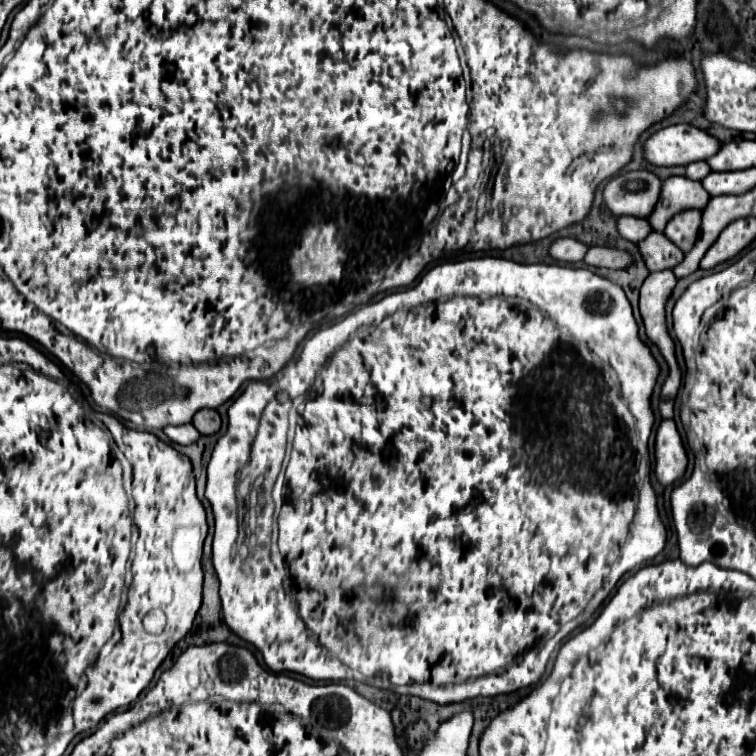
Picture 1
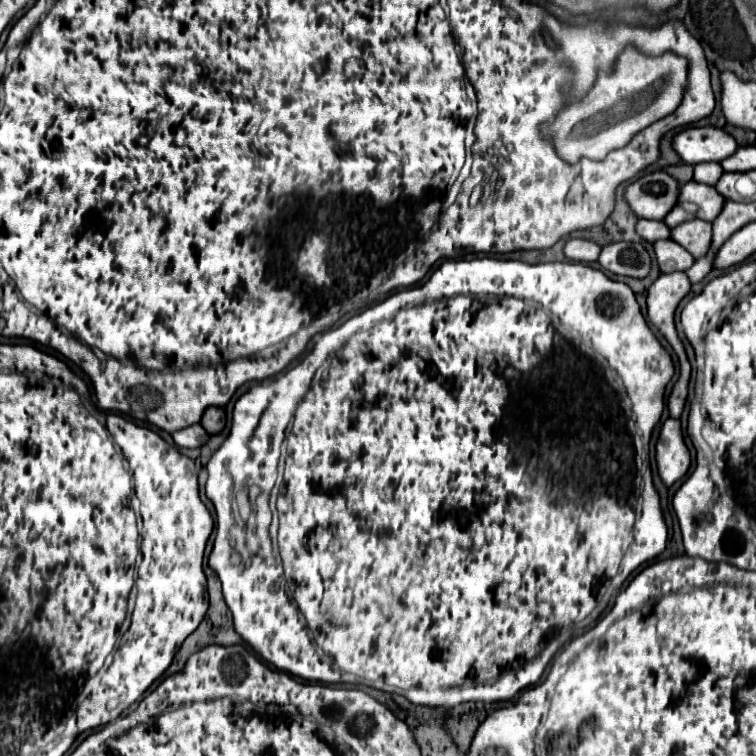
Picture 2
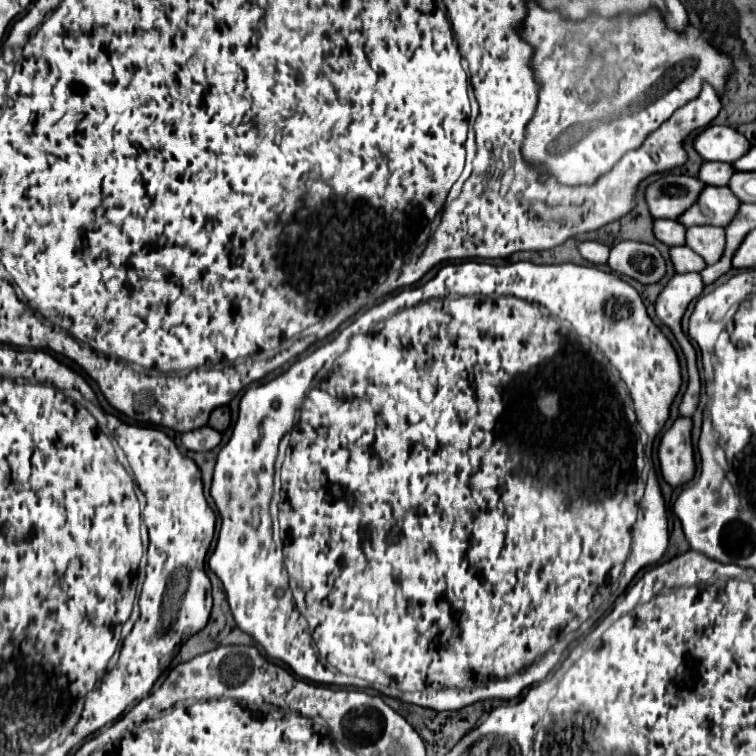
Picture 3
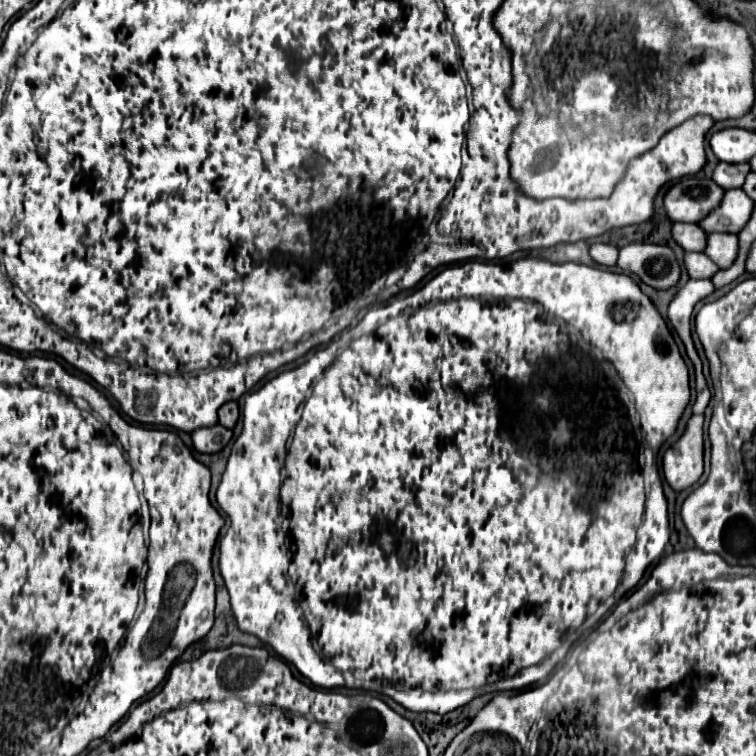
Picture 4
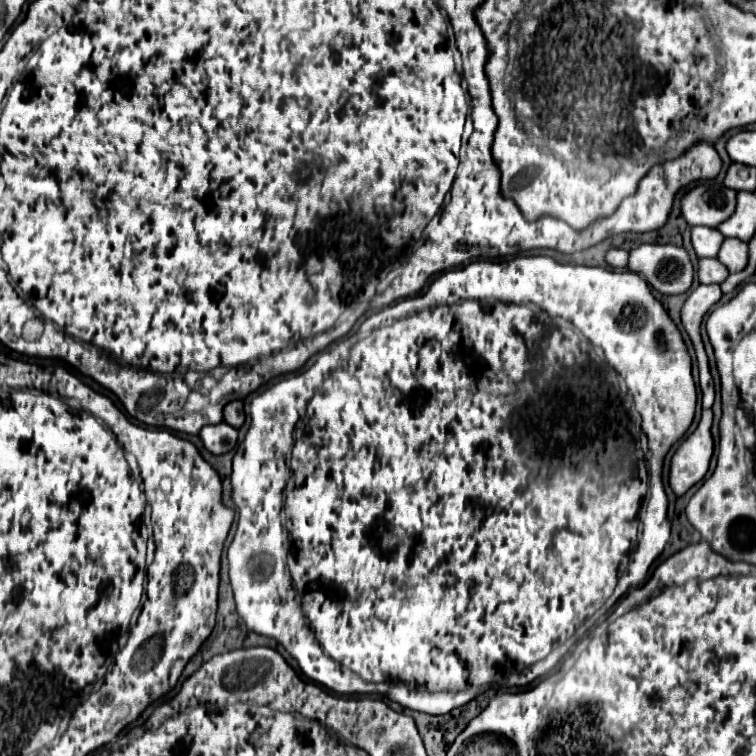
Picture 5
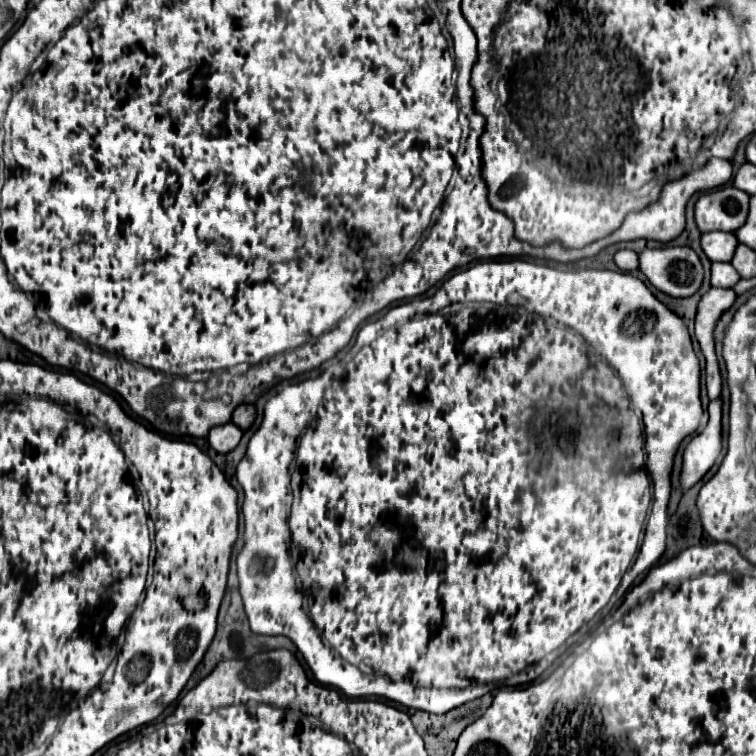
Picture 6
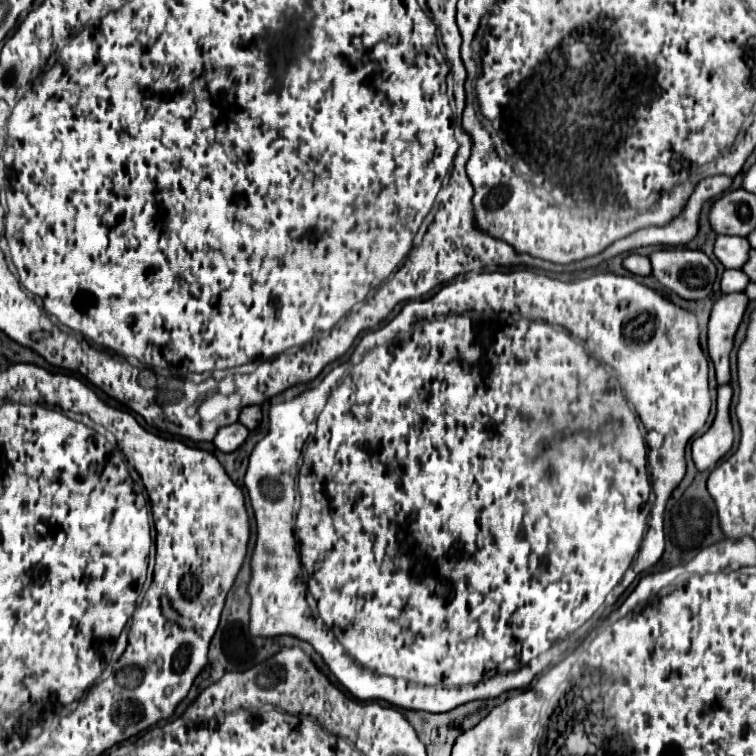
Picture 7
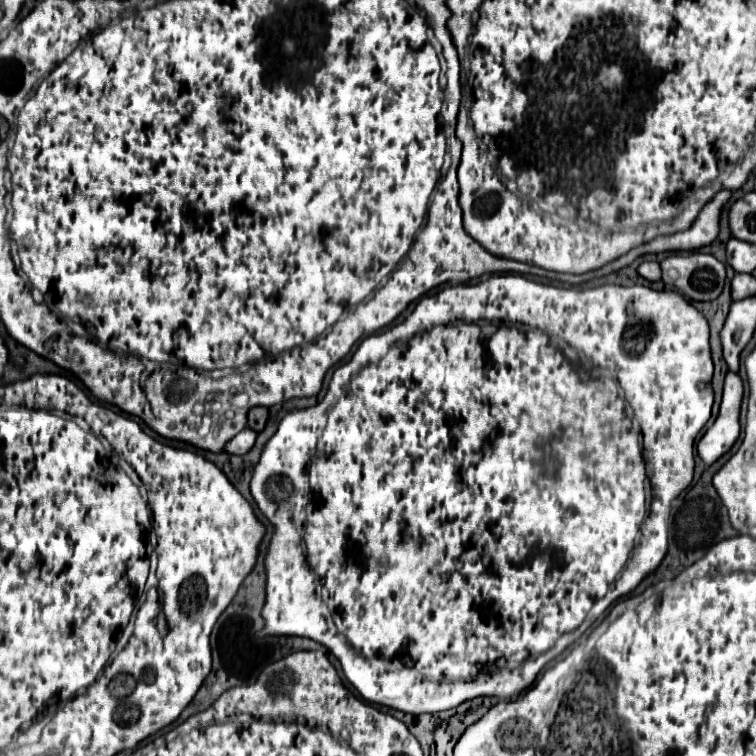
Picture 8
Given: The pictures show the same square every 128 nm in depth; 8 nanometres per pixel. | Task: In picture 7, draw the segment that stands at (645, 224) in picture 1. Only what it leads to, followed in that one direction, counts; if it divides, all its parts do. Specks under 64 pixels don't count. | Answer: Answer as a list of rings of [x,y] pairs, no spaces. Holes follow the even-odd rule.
[[[718,236],[714,244],[714,254],[726,268],[742,268],[748,262],[750,250],[748,238],[740,236]]]

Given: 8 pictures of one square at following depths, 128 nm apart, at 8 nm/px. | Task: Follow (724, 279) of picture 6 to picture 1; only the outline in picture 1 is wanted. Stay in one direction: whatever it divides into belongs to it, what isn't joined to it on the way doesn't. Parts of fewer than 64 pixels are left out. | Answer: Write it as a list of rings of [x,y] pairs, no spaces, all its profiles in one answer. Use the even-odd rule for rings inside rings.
[[[652,232],[638,246],[640,246],[640,252],[642,252],[650,272],[674,268],[676,264],[680,264],[684,260],[684,252],[660,232]]]

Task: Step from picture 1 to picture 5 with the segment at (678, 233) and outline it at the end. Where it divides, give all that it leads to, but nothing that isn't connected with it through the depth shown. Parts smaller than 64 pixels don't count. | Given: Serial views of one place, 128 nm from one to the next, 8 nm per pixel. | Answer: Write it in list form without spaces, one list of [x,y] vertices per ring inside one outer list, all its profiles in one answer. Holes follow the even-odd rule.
[[[726,238],[720,252],[718,252],[718,260],[734,274],[734,272],[742,272],[742,268],[746,268],[748,264],[748,244],[744,244],[742,240],[732,240]]]

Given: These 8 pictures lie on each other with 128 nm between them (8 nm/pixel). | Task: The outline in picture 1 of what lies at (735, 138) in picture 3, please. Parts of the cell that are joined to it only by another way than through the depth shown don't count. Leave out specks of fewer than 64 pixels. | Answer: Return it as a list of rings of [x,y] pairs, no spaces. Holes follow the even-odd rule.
[[[678,124],[652,134],[644,146],[646,160],[658,166],[686,166],[692,162],[708,160],[722,148],[722,142],[708,132]]]

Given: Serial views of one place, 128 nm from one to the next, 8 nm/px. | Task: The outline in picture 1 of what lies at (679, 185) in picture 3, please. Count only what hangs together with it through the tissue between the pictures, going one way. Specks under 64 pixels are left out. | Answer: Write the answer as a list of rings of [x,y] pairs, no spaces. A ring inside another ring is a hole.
[[[648,170],[622,172],[606,182],[604,200],[616,216],[648,218],[660,198],[662,180]]]

